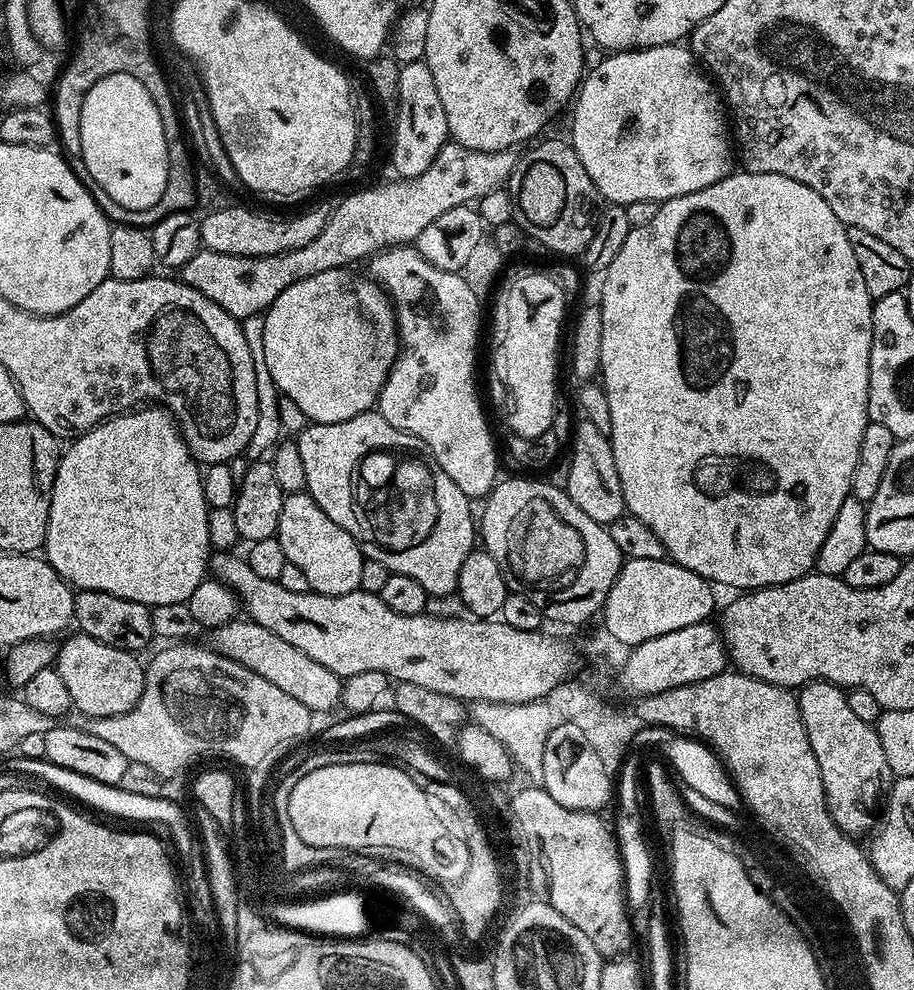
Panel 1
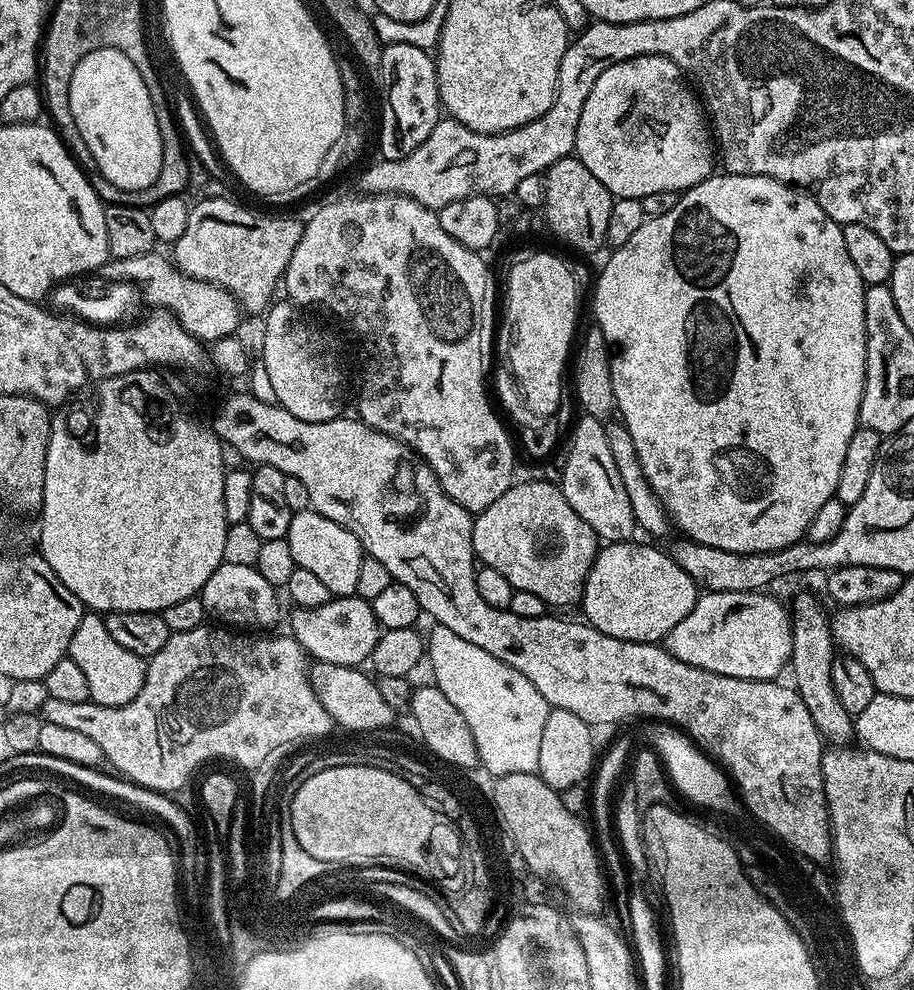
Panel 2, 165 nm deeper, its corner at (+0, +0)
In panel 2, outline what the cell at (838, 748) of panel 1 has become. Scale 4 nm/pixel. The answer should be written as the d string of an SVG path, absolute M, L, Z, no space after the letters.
M800 592L793 598L792 604L790 600L790 615L792 618L791 683L802 698L802 702L806 702L806 710L810 710L810 718L814 718L814 726L818 726L821 737L829 741L832 739L832 742L851 741L854 736L854 717L843 708L830 675L830 666L833 665L837 653L834 651L829 613L824 613L824 608L814 593Z

